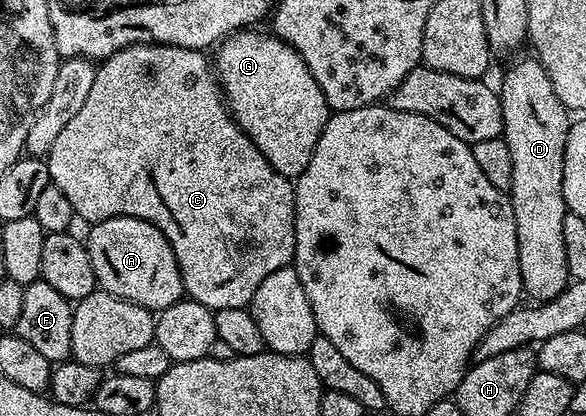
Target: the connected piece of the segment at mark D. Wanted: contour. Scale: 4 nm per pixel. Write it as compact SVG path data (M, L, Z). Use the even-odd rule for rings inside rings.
M534 58L519 60L503 76L503 88L498 89L503 102L503 141L509 146L509 155L513 157L513 186L509 193L513 206L513 218L517 222L517 250L519 251L519 269L523 279L523 291L535 302L552 300L565 290L569 283L566 268L565 243L562 223L567 215L563 197L563 163L565 162L565 142L569 127L568 108L557 98L549 74Z

